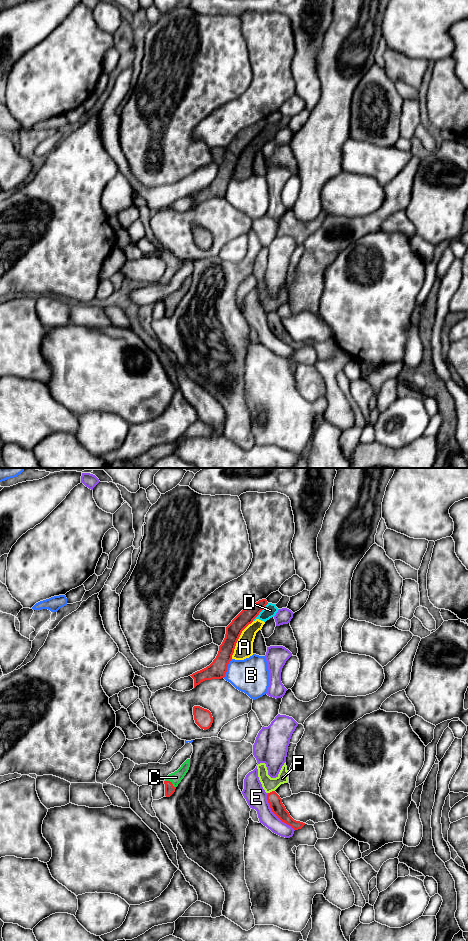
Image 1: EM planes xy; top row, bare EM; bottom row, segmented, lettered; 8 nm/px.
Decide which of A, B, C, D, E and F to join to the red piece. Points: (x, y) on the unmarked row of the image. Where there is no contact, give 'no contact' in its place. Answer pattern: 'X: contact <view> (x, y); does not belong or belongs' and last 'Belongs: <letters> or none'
A: contact xy (238, 158); does not belong
B: contact xy (226, 188); does not belong
C: contact xy (170, 302); belongs
D: contact xy (260, 131); does not belong
E: contact xy (274, 333); does not belong
F: contact xy (272, 311); does not belong
Belongs: C

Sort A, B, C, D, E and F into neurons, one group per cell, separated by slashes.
A D / B / C / E / F

